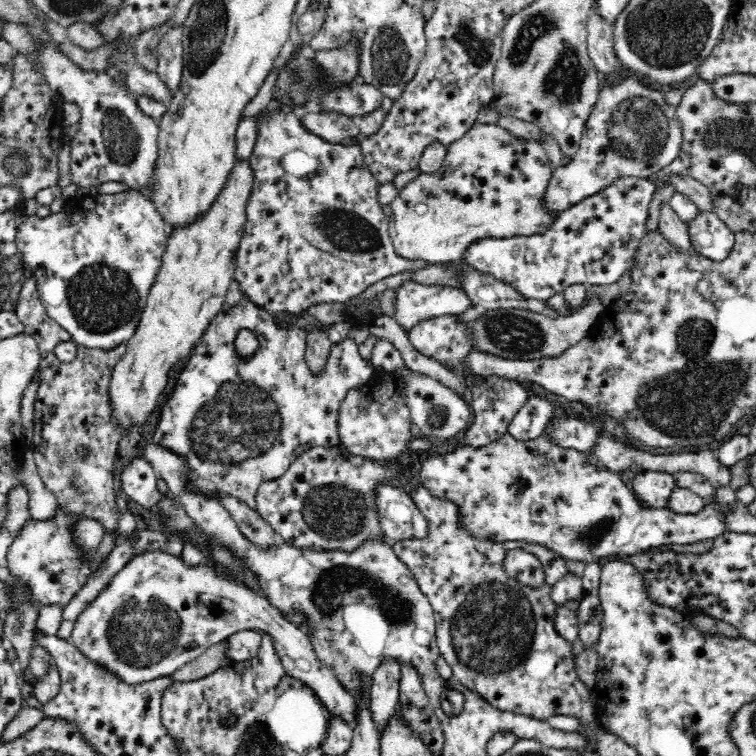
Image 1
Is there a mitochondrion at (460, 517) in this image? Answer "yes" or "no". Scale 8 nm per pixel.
no

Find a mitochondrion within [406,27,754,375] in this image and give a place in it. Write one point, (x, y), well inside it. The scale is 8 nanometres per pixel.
(638, 129)

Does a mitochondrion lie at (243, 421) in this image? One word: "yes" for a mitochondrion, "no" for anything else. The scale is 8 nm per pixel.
yes

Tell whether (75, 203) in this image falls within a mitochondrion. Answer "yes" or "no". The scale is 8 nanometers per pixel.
no

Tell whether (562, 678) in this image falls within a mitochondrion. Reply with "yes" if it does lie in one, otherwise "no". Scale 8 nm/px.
no

